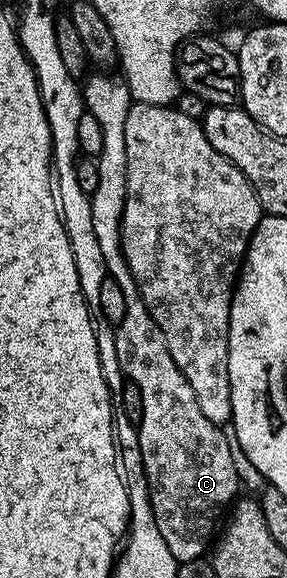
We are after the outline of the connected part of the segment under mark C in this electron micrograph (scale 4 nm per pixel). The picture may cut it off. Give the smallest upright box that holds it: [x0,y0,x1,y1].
[83,75,239,562]

